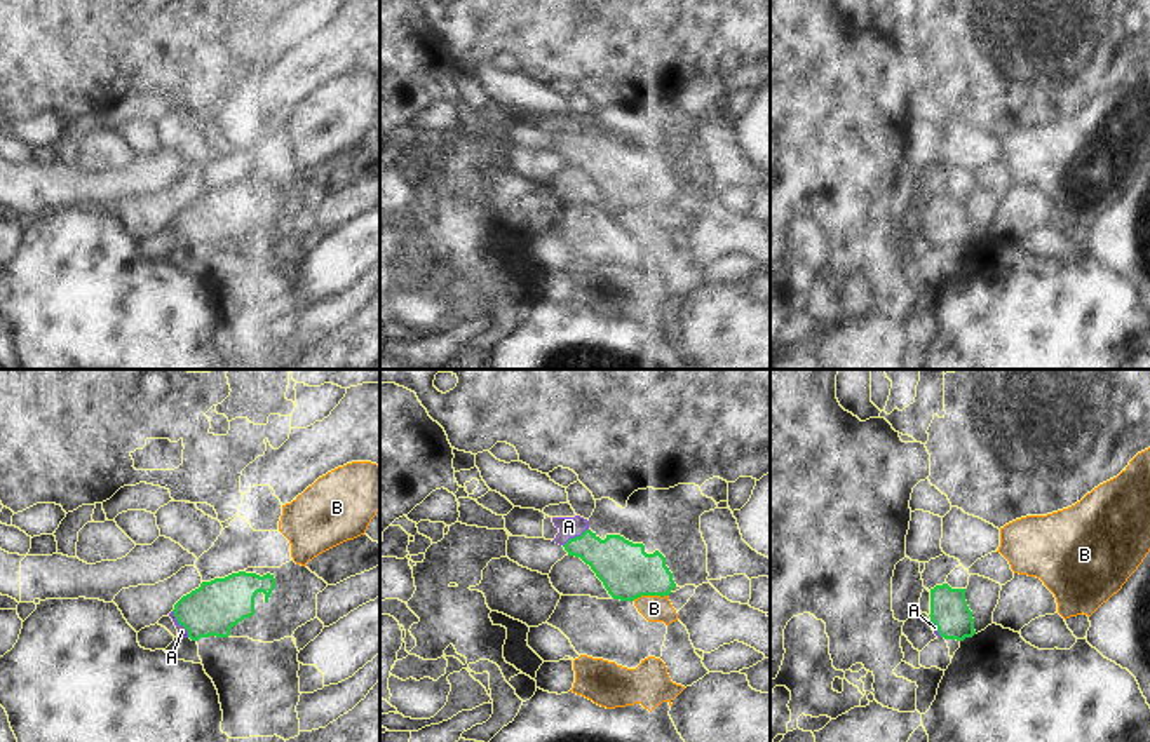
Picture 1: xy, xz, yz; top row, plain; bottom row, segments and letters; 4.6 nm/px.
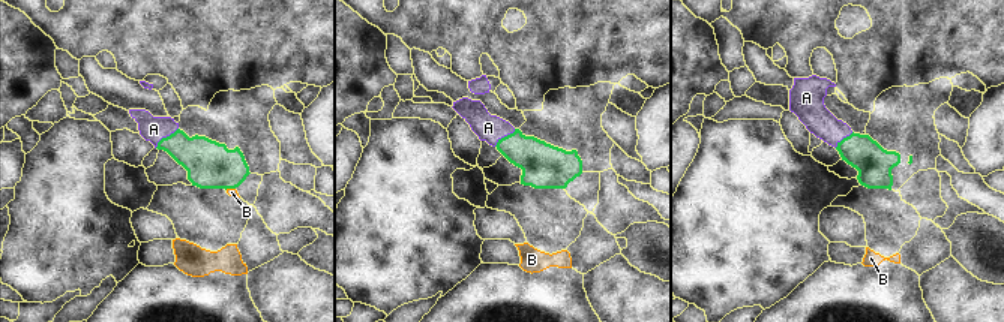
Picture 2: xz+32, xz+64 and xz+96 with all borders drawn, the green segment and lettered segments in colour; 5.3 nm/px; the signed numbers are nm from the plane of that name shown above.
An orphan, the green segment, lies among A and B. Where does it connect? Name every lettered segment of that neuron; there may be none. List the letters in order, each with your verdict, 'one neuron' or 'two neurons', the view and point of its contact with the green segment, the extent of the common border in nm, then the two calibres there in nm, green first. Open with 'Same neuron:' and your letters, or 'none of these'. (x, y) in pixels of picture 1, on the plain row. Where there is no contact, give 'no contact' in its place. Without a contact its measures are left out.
Same neuron: A
A: one neuron; contact xz (575, 147); length 150 nm; calibres 240 and 100 nm
B: two neurons; contact xz (650, 204); length 170 nm; calibres 240 and 120 nm

